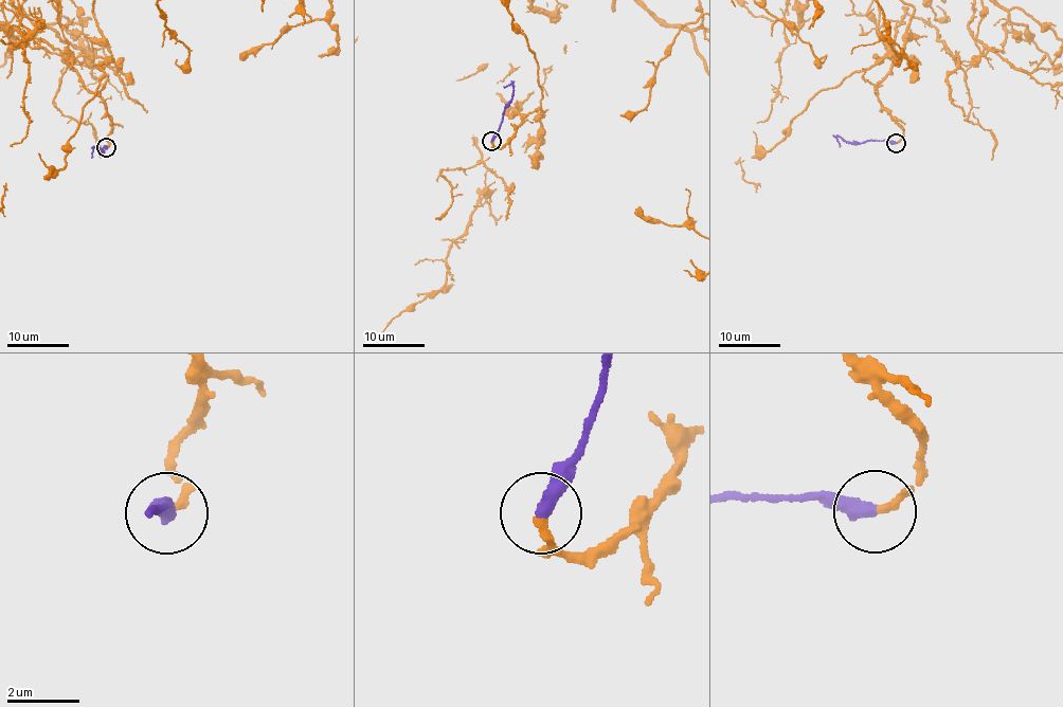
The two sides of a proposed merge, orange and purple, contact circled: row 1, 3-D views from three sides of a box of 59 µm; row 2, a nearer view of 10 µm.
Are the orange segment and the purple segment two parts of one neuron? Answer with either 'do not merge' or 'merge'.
merge

